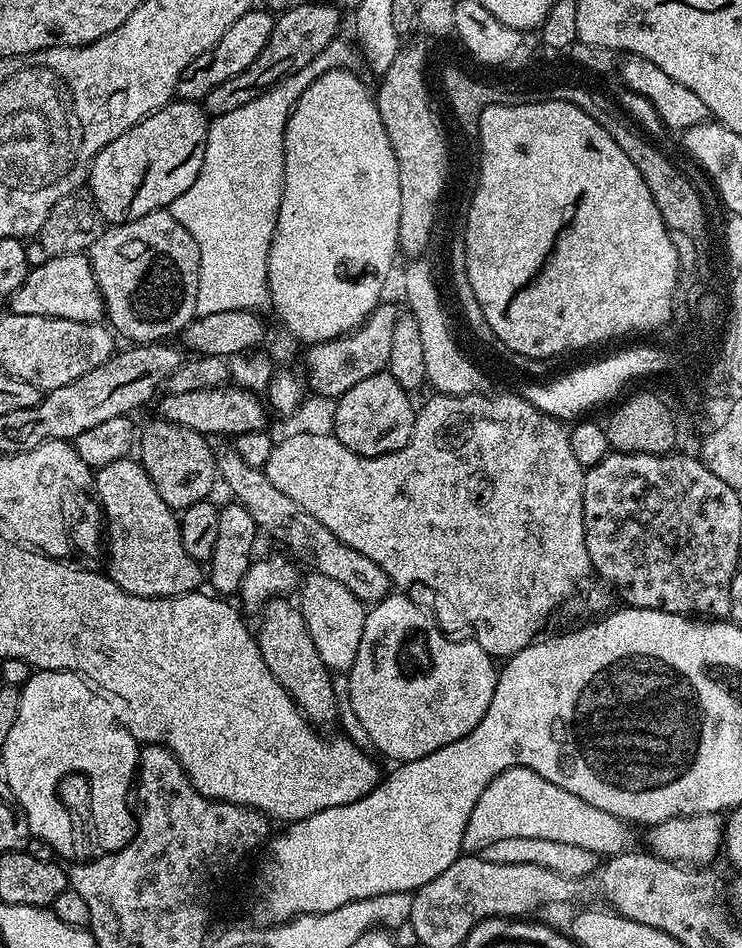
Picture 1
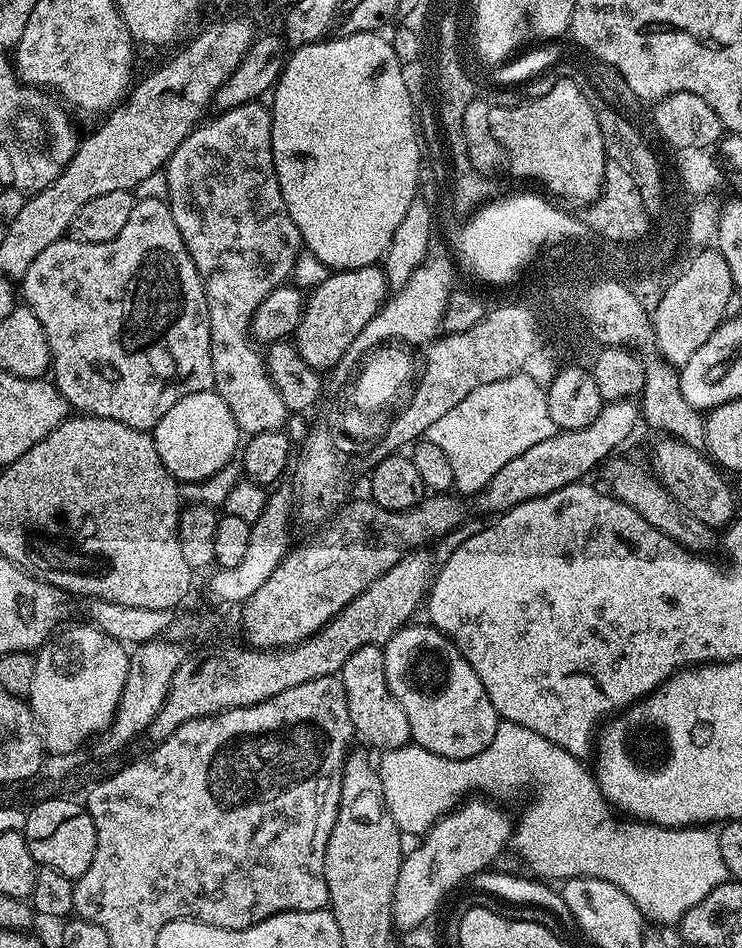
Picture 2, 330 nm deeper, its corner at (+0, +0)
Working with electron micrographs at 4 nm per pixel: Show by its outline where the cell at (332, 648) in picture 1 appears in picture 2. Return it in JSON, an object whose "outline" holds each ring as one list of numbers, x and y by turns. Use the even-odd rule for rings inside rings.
{"outline":[[371,644,354,650,341,666,338,678,346,694,352,731,369,744,369,749,401,748,411,741,410,722,406,722,406,714,402,711,402,706,398,706,394,694,390,694,390,686,386,682,384,649,381,645]]}

